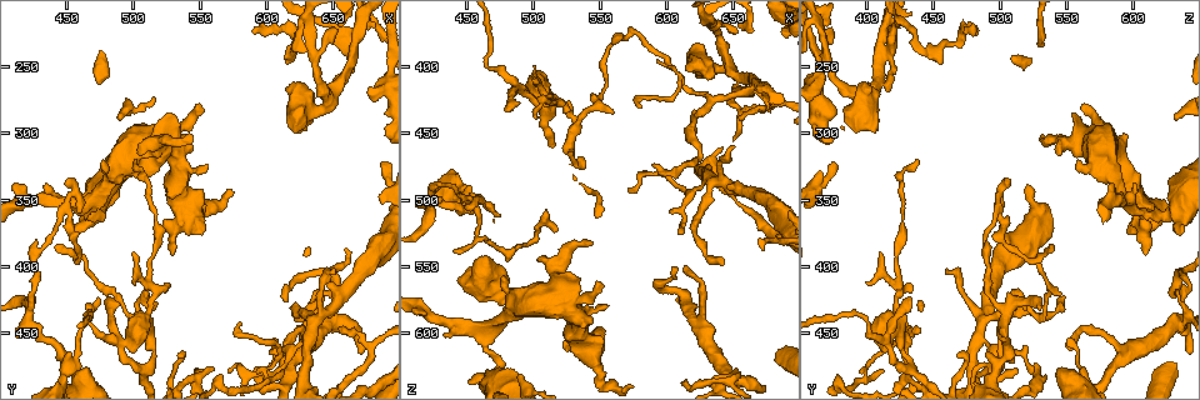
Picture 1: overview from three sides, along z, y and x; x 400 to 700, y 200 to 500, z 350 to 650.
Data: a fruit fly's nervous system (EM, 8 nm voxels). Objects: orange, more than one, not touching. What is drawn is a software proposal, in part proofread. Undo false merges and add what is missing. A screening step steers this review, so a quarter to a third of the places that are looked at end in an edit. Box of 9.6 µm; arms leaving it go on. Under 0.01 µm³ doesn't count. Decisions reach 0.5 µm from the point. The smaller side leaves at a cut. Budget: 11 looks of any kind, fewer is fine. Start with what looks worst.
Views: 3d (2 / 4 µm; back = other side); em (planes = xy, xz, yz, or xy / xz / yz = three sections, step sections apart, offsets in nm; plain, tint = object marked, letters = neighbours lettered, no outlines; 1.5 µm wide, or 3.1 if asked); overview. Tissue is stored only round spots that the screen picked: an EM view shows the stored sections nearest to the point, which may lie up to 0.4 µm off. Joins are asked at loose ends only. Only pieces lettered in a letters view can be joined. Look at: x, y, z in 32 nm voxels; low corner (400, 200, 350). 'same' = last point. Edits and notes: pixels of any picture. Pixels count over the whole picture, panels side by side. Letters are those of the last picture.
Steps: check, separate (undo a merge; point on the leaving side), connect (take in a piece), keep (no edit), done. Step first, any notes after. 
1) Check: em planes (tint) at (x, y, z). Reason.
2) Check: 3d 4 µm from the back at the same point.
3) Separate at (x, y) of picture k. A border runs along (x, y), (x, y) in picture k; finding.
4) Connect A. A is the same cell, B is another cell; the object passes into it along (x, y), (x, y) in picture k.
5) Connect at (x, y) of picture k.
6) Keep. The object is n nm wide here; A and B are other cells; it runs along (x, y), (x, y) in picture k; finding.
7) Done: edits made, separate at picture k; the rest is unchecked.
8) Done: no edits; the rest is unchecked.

Check: 3d 2 µm at (644, 442, 628). Sharp bend.

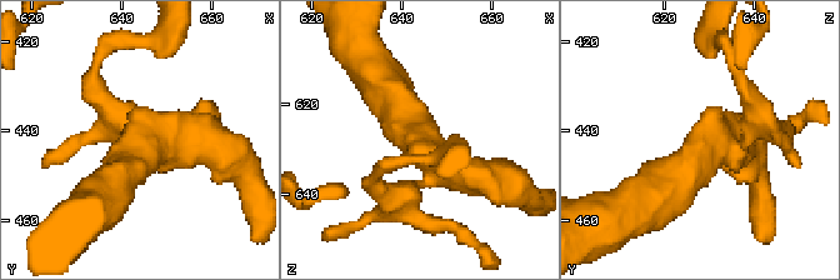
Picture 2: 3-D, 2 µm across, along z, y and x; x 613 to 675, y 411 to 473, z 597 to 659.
Check: em xy step 4 (tint) at (646, 444, 630). Shape alone is not enough.

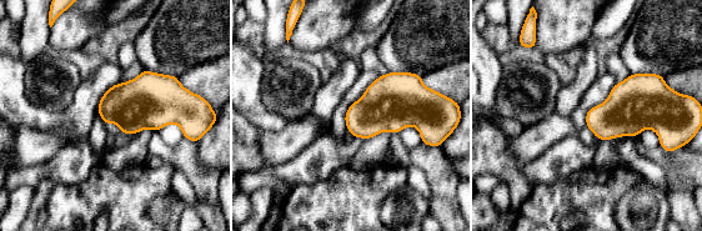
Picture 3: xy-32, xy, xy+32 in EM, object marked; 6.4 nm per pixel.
Check: em planes (letters) at the same point. Another direction.

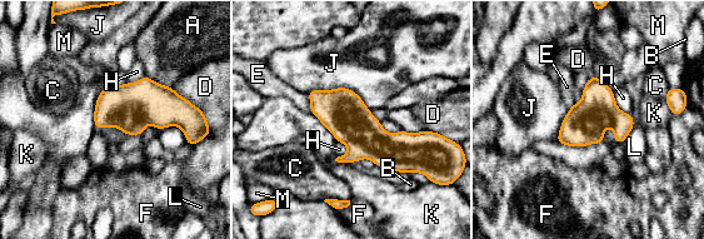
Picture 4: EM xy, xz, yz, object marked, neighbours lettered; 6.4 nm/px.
Keep. A, B, C, D, E, F, H, J, K, L and M are other cells; all the same neuron.

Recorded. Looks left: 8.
Check: em planes (letters) at (552, 374, 596). Stops while still wide.

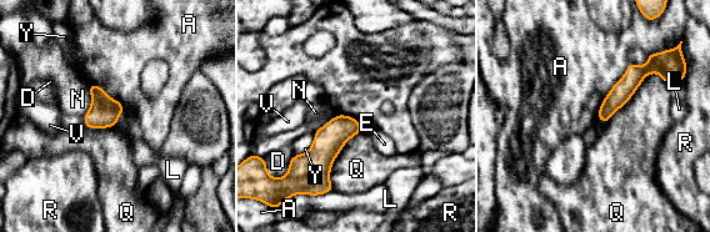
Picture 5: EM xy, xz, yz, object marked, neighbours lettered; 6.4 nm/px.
Keep. A, D, E, L, N, Q, R, V and Y are other cells; a border runs along (630, 62), (596, 112) in picture 5; no lettered piece goes on from it.

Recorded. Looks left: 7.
Check: em yz step 4 (plain) at (624, 234, 466). Abrupt turn.

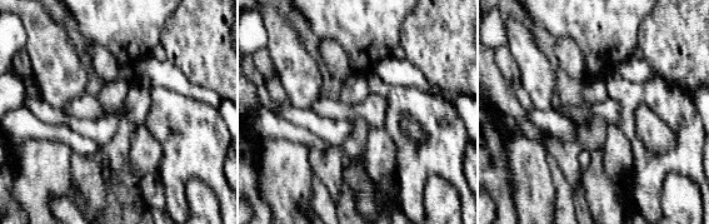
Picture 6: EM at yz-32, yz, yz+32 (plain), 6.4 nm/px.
Check: em yz step 4 (tint) at the same point. Where the object lies.

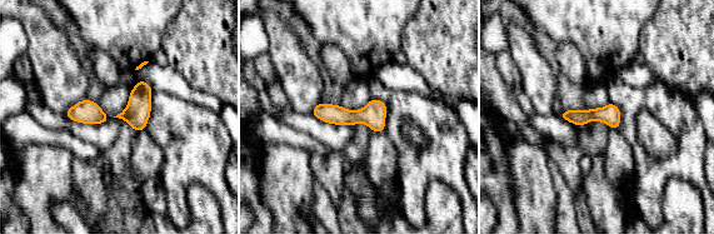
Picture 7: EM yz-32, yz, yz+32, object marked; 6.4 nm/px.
Check: em yz step 4 (letters) at the same point. See the neighbours.

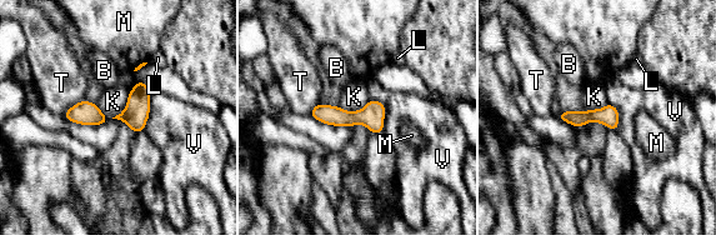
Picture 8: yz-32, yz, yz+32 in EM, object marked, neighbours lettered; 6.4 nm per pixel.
Keep. B, K, L, M, T and V are other cells; it runs along (315, 111), (369, 118), (380, 129) in picture 8; continuous, no second neuron.

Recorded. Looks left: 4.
Check: 3d 4 µm at (648, 278, 402). Three-way junction.

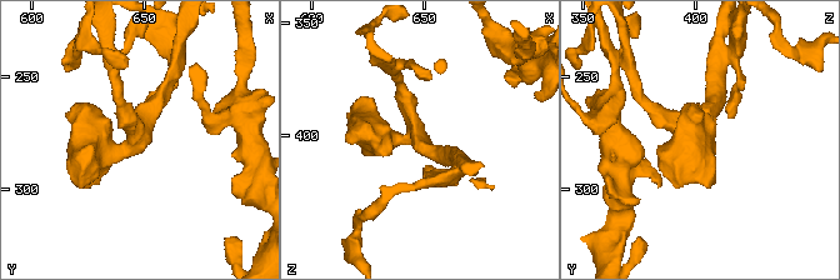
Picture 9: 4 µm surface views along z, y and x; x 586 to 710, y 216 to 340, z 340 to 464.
Check: em xz step 4 (tint) at (647, 278, 399). 3 arms meet here; the arms are 240, 240, 500 nm wide; now the EM.

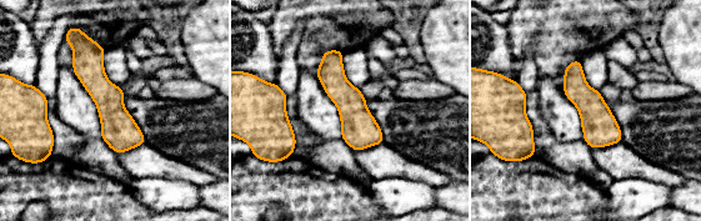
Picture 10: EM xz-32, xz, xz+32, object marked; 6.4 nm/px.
Check: em xy step 4 (letters) at the same point. Another direction.

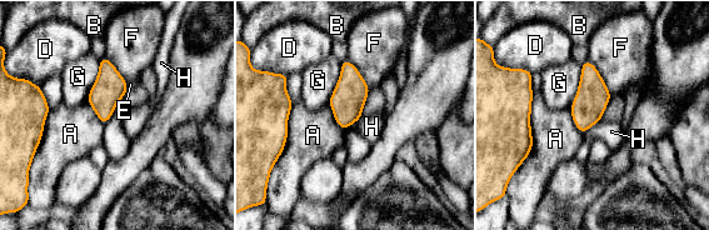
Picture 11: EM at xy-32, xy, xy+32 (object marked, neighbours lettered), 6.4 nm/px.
Keep. A, B, D, E, F, G and H are other cells; one neuron here.

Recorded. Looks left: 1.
Done: no edits; the rest is unchecked.

